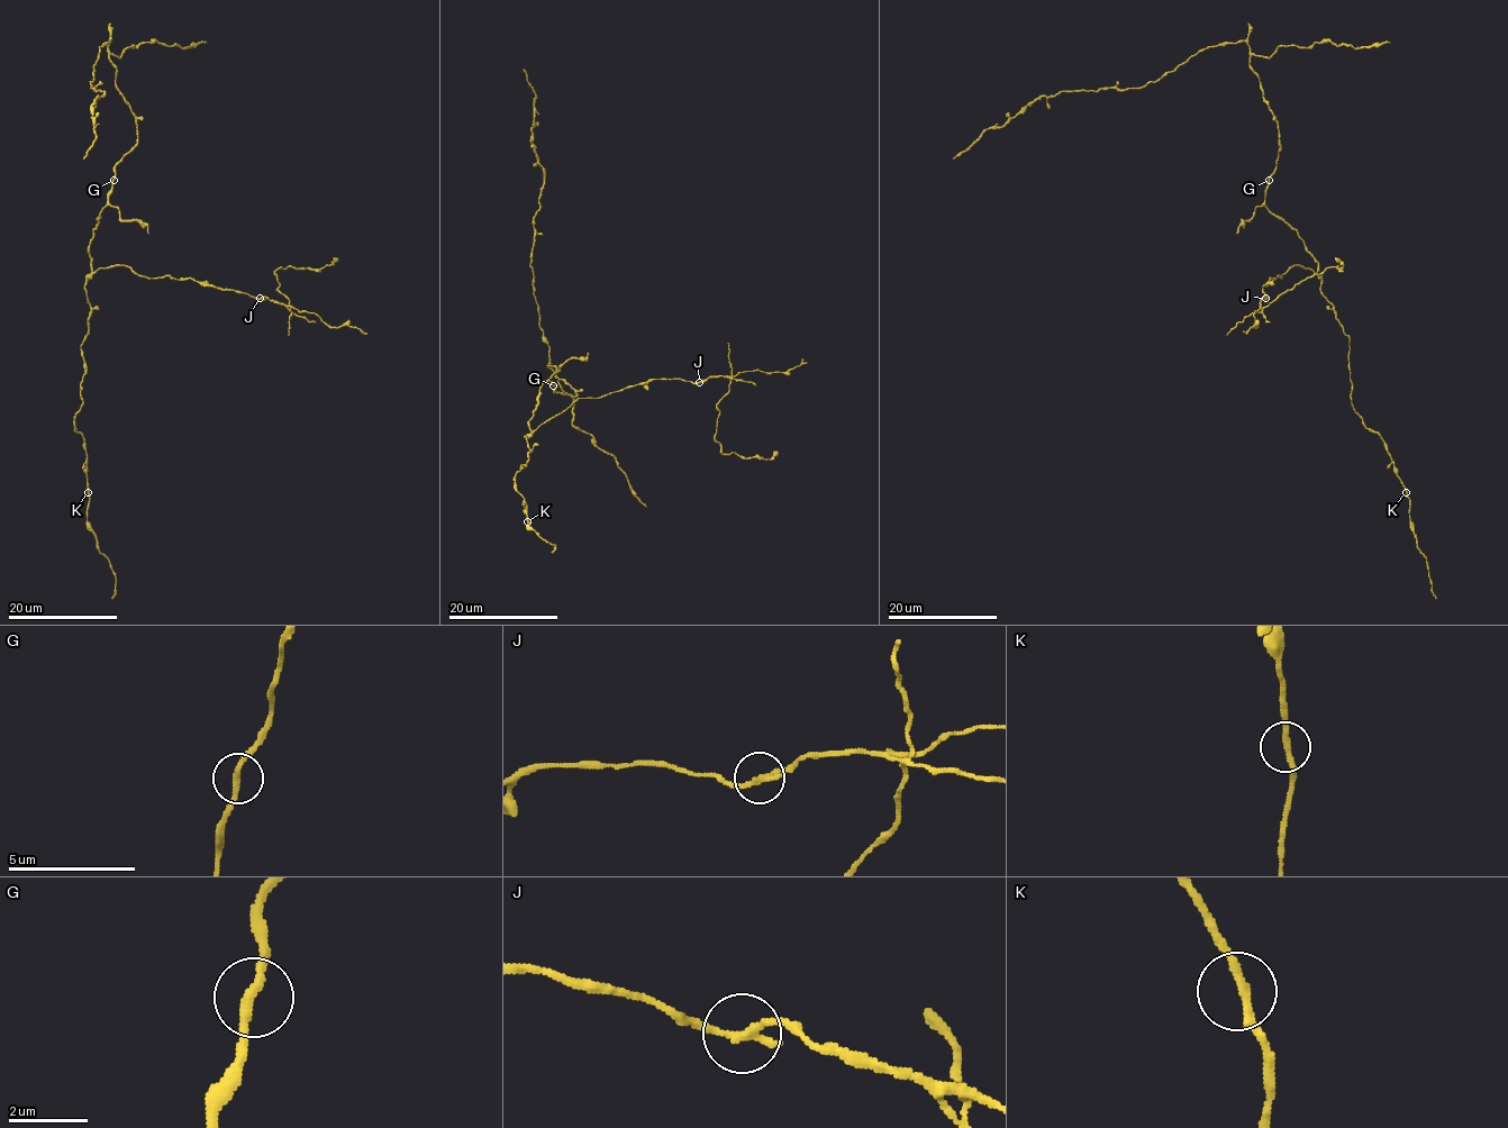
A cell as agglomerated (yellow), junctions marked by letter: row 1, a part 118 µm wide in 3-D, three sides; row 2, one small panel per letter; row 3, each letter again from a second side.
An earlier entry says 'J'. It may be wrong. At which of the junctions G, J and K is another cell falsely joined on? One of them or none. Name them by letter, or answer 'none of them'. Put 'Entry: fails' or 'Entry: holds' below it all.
J
Entry: holds

